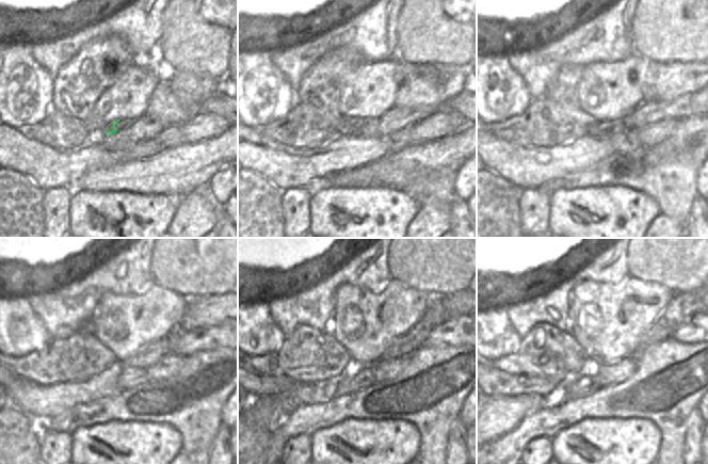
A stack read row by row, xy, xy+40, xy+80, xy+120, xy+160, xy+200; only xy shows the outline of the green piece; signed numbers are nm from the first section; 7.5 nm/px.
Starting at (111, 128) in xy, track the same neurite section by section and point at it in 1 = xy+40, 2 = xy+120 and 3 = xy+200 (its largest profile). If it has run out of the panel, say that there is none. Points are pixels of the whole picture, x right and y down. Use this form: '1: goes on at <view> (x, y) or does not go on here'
1: goes on at xy+40 (359, 127)
2: goes on at xy+120 (149, 354)
3: goes on at xy+200 (684, 305)

